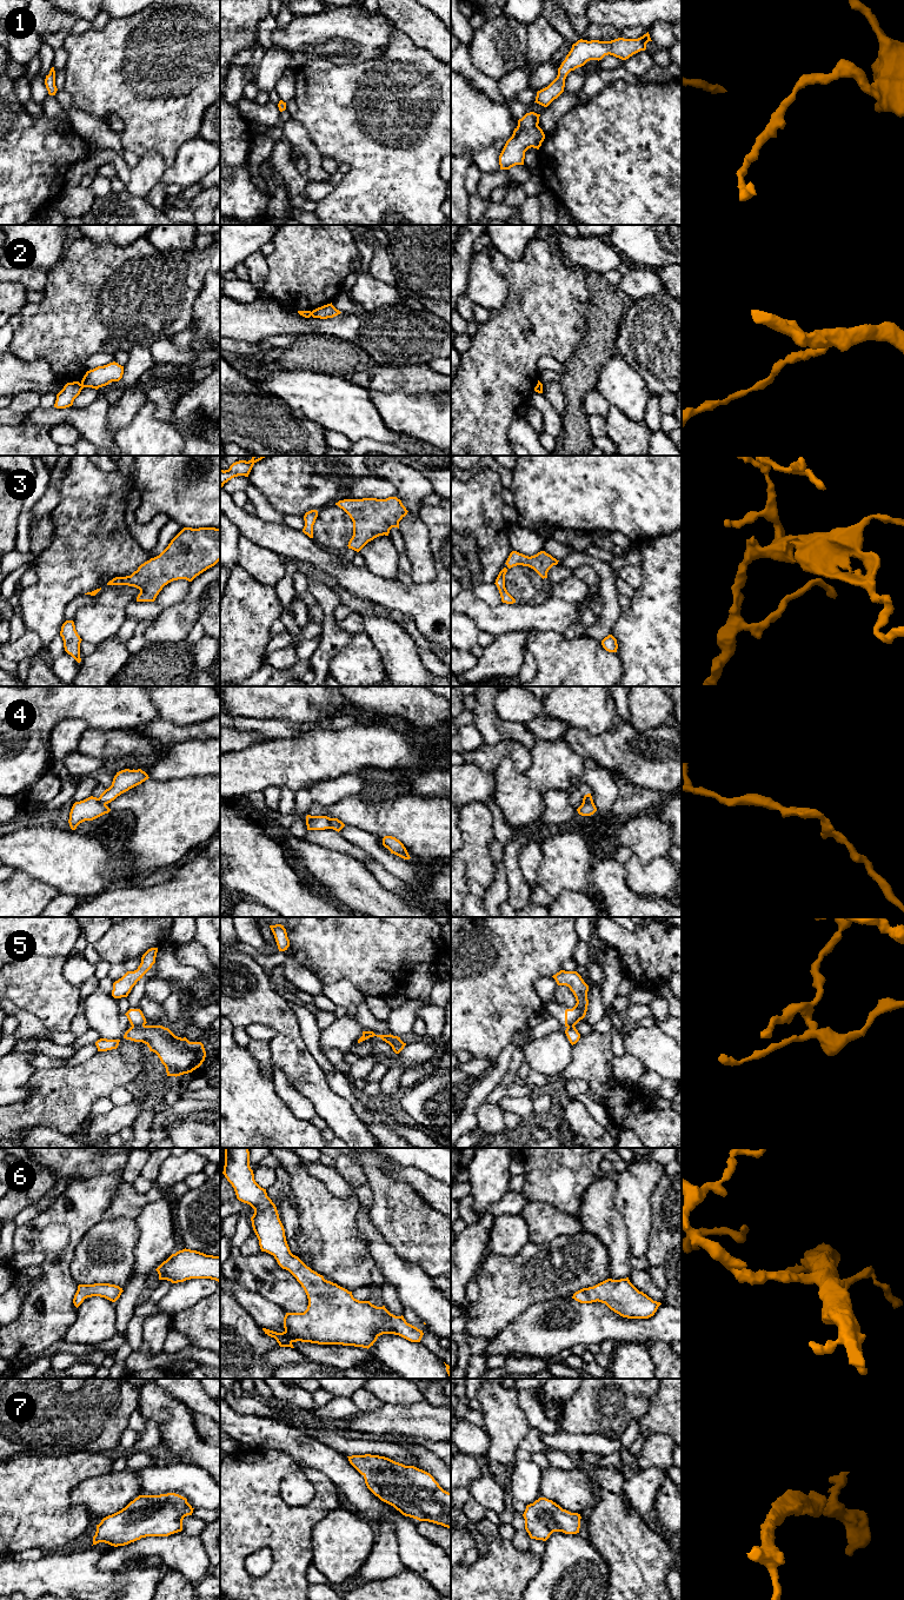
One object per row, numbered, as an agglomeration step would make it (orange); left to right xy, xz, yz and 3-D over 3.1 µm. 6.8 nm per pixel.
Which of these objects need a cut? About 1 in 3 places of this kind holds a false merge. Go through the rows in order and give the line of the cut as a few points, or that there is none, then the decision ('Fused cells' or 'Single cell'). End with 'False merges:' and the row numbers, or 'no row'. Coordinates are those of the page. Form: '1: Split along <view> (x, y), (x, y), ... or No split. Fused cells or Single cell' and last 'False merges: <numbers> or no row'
1: No split. Single cell
2: Split along xy (80, 384), (82, 387). Fused cells
3: No split. Single cell
4: Split along xz (330, 818), (332, 828). Fused cells
5: Split along xy (144, 1024), (132, 1027). Fused cells
6: No split. Single cell
7: No split. Single cell
False merges: 2, 4, 5

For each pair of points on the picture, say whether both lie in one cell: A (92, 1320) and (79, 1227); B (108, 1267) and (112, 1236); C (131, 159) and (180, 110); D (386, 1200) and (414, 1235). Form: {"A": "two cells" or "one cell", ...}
{"A": "two cells", "B": "one cell", "C": "two cells", "D": "one cell"}

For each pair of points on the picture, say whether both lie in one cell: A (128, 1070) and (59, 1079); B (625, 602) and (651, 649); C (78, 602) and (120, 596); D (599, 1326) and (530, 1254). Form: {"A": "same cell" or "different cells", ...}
{"A": "same cell", "B": "different cells", "C": "same cell", "D": "different cells"}

